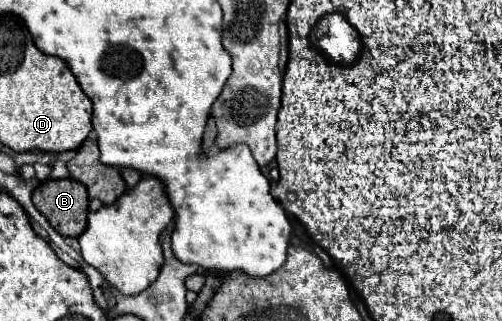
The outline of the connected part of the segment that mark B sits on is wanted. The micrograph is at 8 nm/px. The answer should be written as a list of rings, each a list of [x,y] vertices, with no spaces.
[[[49,179],[33,191],[35,207],[65,237],[79,237],[87,229],[89,195],[75,179]]]

